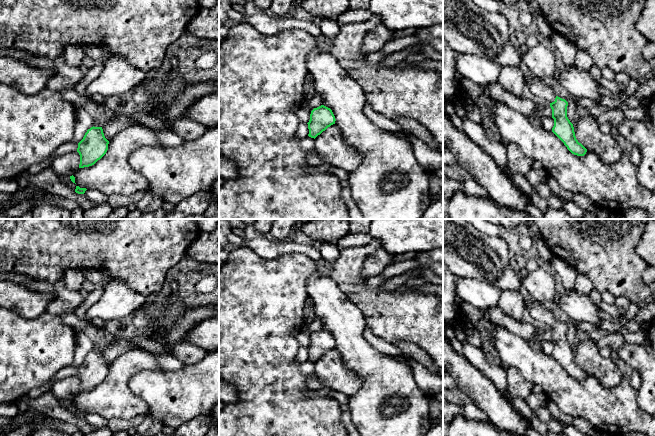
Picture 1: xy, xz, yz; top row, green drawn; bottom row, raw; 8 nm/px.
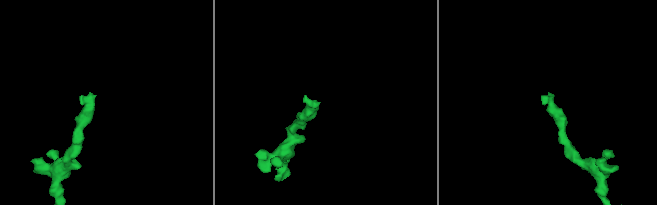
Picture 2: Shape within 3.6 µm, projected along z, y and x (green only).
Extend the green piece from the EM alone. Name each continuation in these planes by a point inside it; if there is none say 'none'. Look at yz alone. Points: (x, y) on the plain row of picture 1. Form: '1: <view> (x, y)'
1: yz (543, 316)

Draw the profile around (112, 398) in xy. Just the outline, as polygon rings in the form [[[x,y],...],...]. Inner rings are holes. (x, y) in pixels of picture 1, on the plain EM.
[[[136,348],[124,352],[109,365],[108,374],[100,384],[92,390],[78,392],[75,395],[73,400],[76,409],[80,412],[98,414],[106,419],[131,419],[138,415],[149,415],[150,410],[147,404],[134,394],[128,386],[130,378],[141,370],[162,369],[156,363],[153,354],[147,350]]]

